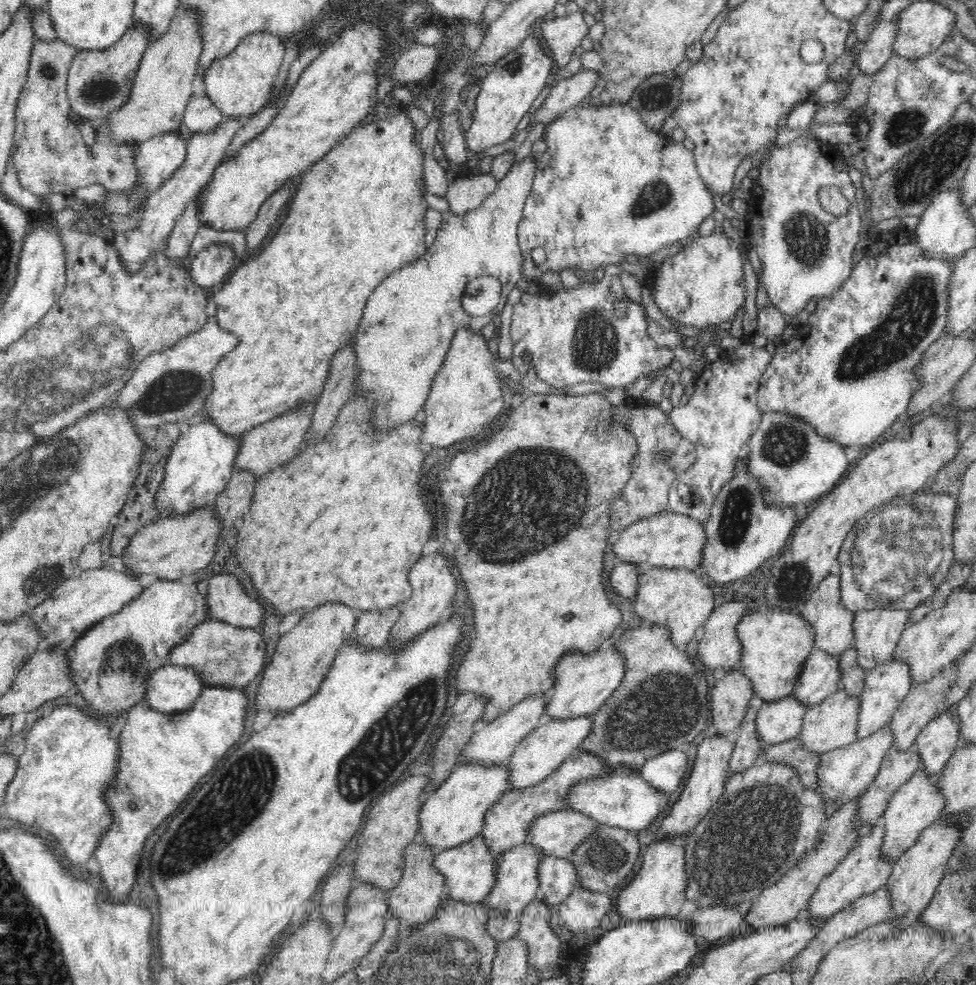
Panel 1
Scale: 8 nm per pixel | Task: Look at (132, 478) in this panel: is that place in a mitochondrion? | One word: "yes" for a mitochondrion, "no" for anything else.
no

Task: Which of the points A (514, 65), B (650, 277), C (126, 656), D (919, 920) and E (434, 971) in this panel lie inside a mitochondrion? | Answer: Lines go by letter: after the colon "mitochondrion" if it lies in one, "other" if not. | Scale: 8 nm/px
A: mitochondrion
B: other
C: mitochondrion
D: other
E: mitochondrion

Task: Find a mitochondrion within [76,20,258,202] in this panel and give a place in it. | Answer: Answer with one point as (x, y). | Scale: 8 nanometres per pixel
(100, 89)

